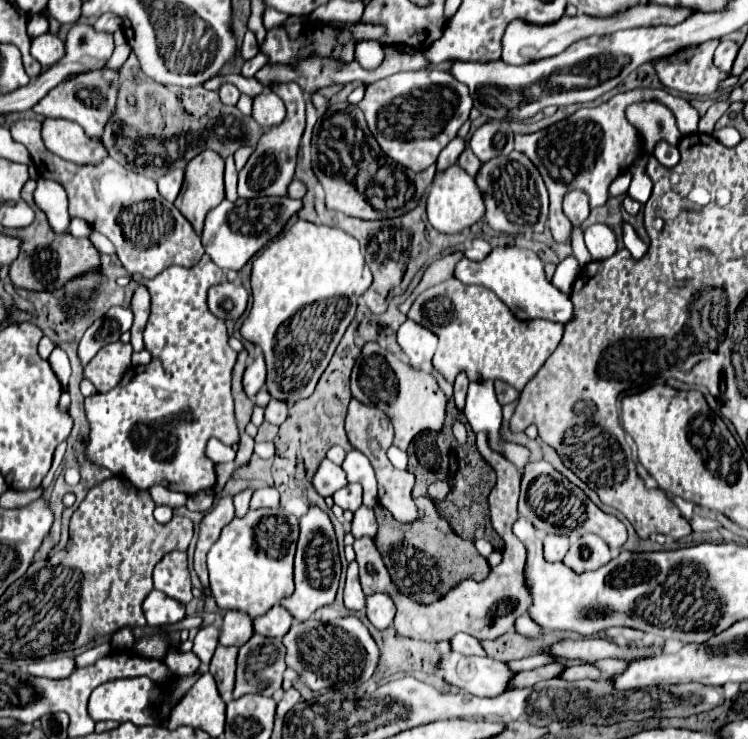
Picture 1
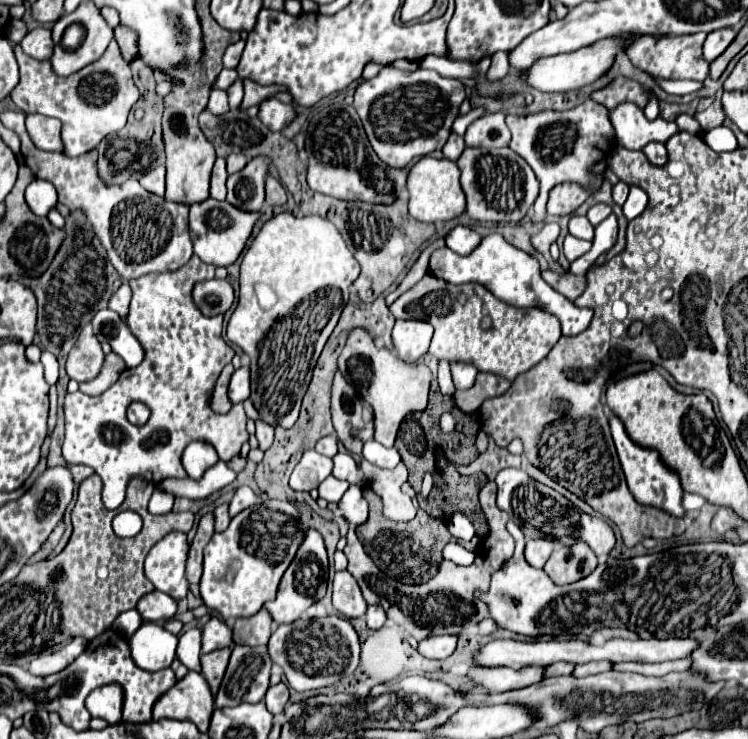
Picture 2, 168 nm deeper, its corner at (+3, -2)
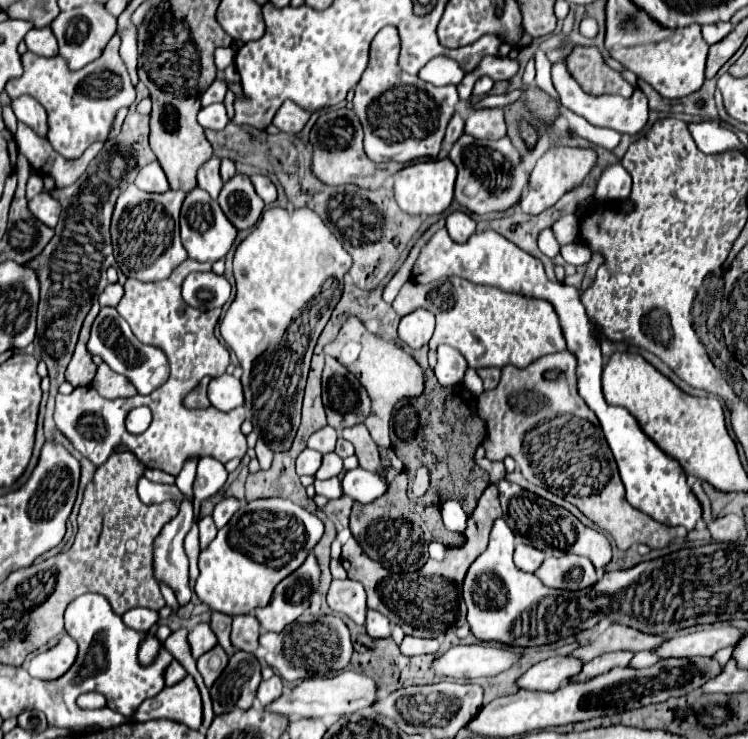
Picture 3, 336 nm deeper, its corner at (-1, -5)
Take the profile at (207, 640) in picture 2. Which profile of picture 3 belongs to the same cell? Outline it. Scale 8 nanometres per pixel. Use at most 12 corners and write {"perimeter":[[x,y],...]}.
{"perimeter":[[199,623],[189,633],[193,657],[217,645],[217,635],[209,623]]}

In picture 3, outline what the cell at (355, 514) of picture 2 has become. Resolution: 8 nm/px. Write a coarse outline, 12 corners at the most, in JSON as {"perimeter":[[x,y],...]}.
{"perimeter":[[347,471],[345,495],[361,505],[387,489],[379,473]]}

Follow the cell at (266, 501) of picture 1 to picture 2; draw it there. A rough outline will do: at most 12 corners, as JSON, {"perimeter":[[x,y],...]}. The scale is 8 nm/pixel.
{"perimeter":[[239,486],[229,502],[229,516],[261,502],[249,486]]}

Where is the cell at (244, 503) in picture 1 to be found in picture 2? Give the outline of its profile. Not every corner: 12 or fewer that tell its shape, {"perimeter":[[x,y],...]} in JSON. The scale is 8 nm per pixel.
{"perimeter":[[227,504],[213,510],[215,532],[223,532],[229,524]]}

